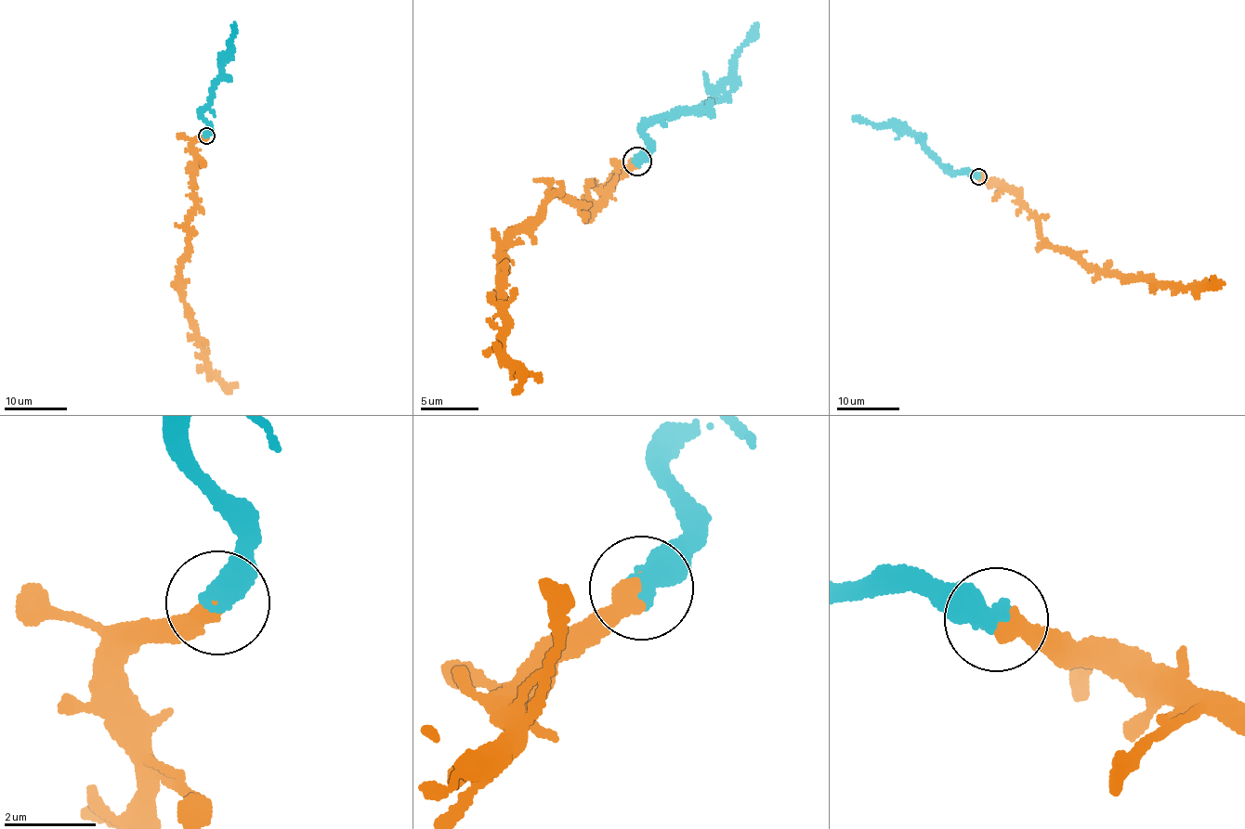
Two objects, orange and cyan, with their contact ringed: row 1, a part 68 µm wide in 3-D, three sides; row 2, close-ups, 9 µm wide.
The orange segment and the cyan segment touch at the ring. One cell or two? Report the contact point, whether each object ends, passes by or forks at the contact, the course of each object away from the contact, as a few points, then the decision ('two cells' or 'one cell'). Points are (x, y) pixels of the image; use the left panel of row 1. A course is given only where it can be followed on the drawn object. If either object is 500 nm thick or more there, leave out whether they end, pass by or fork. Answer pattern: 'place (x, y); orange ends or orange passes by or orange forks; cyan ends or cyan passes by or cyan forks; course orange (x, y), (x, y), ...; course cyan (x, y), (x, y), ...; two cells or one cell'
place (206, 136); course orange (205, 136), (194, 148), (195, 203), (179, 276), (192, 328), (222, 389); course cyan (206, 136), (209, 127), (202, 113), (223, 57), (229, 49), (235, 22); one cell

